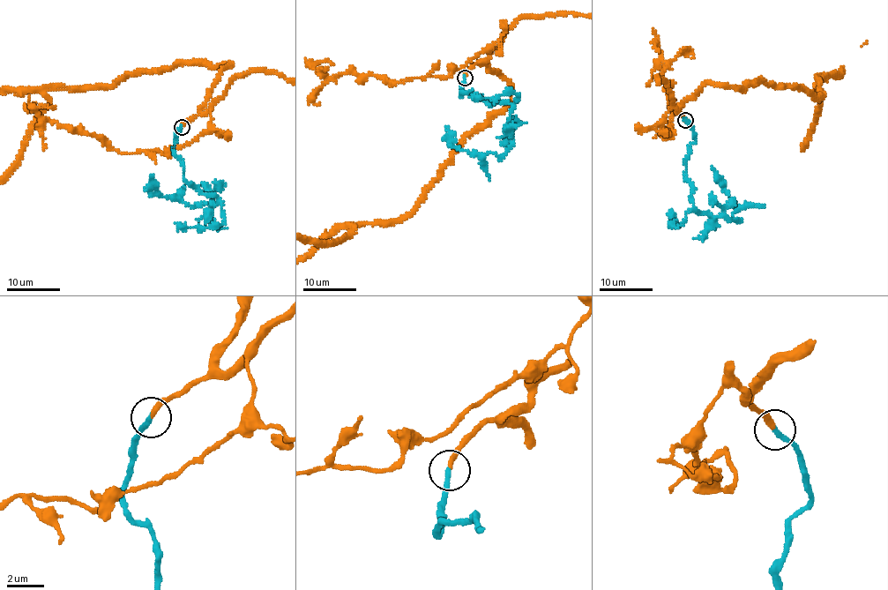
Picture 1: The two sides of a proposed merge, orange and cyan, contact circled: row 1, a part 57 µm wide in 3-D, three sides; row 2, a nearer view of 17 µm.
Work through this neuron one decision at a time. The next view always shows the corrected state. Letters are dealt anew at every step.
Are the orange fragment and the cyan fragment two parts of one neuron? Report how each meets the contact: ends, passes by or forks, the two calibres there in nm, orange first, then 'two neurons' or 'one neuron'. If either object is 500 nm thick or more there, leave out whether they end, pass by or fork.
orange ends; cyan ends; calibres 280 and 280 nm; one neuron

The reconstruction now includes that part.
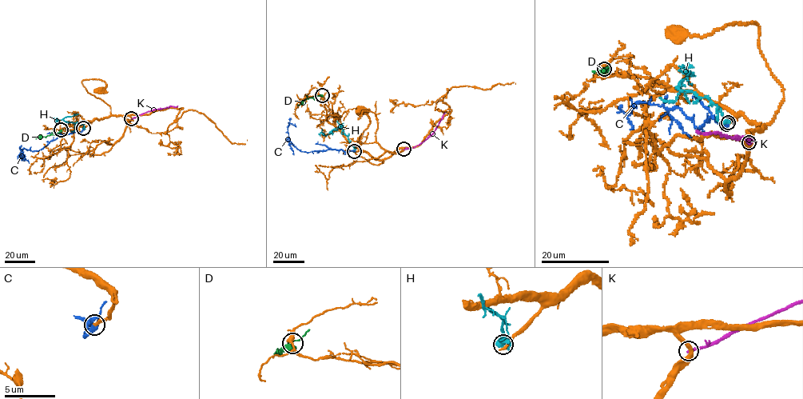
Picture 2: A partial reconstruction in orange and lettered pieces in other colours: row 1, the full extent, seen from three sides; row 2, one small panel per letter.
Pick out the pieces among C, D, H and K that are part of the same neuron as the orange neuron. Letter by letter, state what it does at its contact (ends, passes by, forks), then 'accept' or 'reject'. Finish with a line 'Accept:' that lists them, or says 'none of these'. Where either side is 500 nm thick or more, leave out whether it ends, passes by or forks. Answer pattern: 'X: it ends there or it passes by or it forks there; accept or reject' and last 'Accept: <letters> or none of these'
C: it ends there; accept
D: reject
H: reject
K: it ends there; reject
Accept: C

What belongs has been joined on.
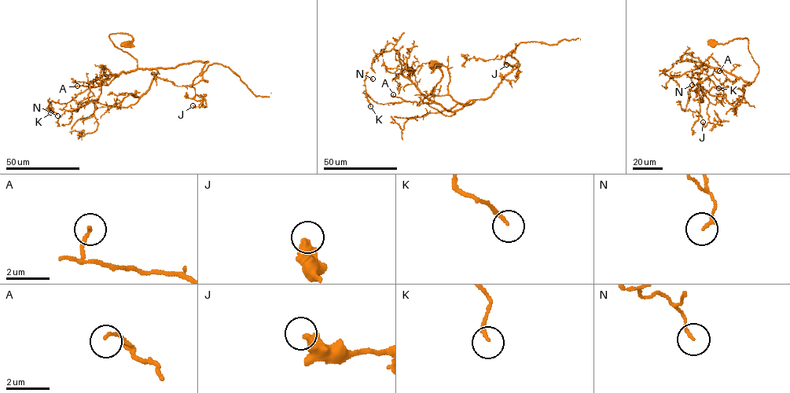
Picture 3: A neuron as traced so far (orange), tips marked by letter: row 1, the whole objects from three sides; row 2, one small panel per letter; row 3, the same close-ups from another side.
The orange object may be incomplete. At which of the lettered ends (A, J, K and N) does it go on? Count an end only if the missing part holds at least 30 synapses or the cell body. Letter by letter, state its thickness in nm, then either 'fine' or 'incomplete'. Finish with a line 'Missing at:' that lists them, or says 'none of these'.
A: 130 nm thick; fine
J: 480 nm thick; fine
K: 160 nm thick; fine
N: 110 nm thick; fine
Missing at: none of these

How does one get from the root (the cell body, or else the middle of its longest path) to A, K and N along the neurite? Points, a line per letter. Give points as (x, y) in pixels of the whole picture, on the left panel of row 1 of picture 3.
A: (126, 44), (130, 34), (109, 35), (137, 60), (136, 68), (120, 72), (108, 85), (77, 86)
K: (126, 44), (130, 34), (109, 35), (137, 60), (136, 68), (69, 102), (52, 101), (50, 112)
N: (126, 44), (130, 34), (109, 35), (137, 60), (137, 68), (69, 102), (52, 101), (57, 115)

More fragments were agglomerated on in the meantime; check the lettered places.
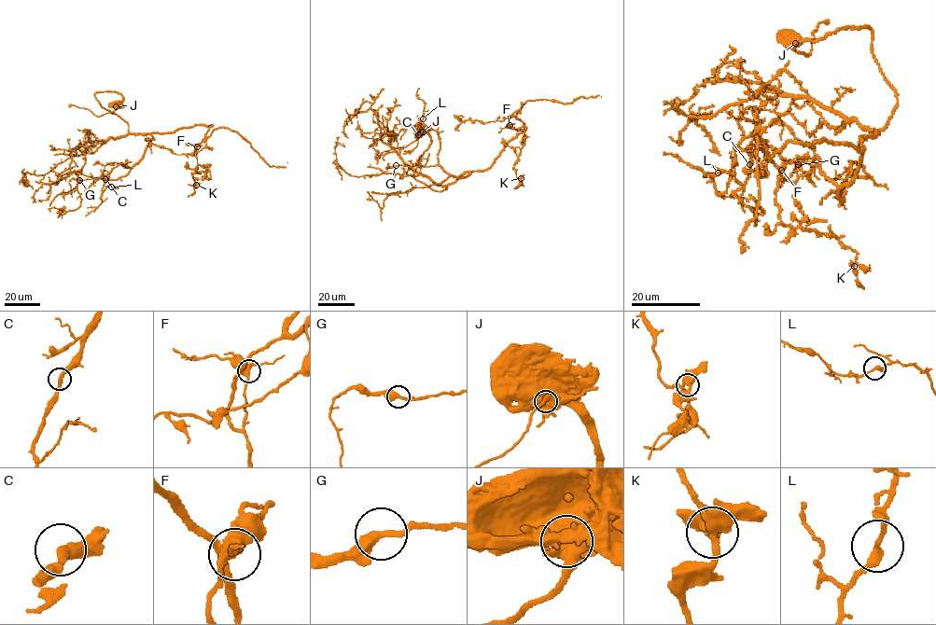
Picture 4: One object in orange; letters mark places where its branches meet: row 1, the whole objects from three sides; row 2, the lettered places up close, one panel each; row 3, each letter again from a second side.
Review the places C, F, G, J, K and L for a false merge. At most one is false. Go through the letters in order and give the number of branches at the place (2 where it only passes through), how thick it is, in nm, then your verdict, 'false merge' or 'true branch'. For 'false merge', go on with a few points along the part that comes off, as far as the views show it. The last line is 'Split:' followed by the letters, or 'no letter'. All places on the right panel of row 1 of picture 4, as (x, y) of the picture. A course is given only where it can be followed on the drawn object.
C: 2 branches meet; 320 nm thick; true branch
F: 4 branches meet; 440 nm thick; true branch
G: 2 branches meet; 400 nm thick; true branch
J: 2 branches meet; 950 nm thick; false merge; foreign part runs (795, 43), (792, 48), (809, 55), (814, 32), (820, 22), (828, 23)
K: 3 branches meet; 360 nm thick; true branch
L: 2 branches meet; 280 nm thick; true branch
Split: J

